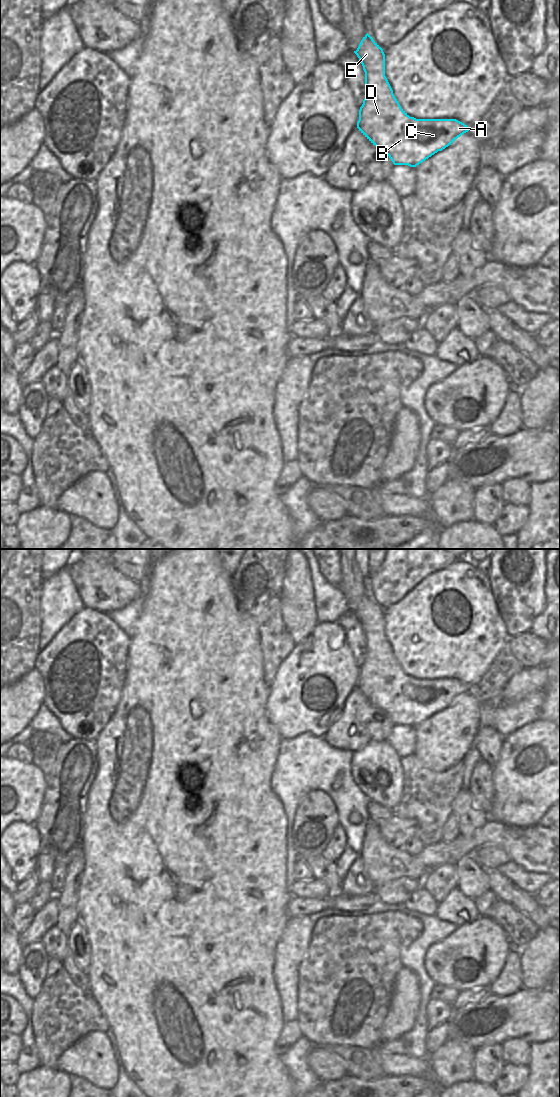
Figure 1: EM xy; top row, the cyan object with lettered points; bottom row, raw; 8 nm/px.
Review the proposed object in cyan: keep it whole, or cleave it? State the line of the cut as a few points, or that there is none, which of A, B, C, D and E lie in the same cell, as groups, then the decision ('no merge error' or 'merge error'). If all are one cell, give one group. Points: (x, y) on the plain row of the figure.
cut none; groups A B C D E; no merge error

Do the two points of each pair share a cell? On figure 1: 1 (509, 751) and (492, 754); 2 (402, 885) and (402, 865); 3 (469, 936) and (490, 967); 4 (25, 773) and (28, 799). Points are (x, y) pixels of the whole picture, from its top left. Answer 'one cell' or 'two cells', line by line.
1: two cells
2: two cells
3: one cell
4: one cell

